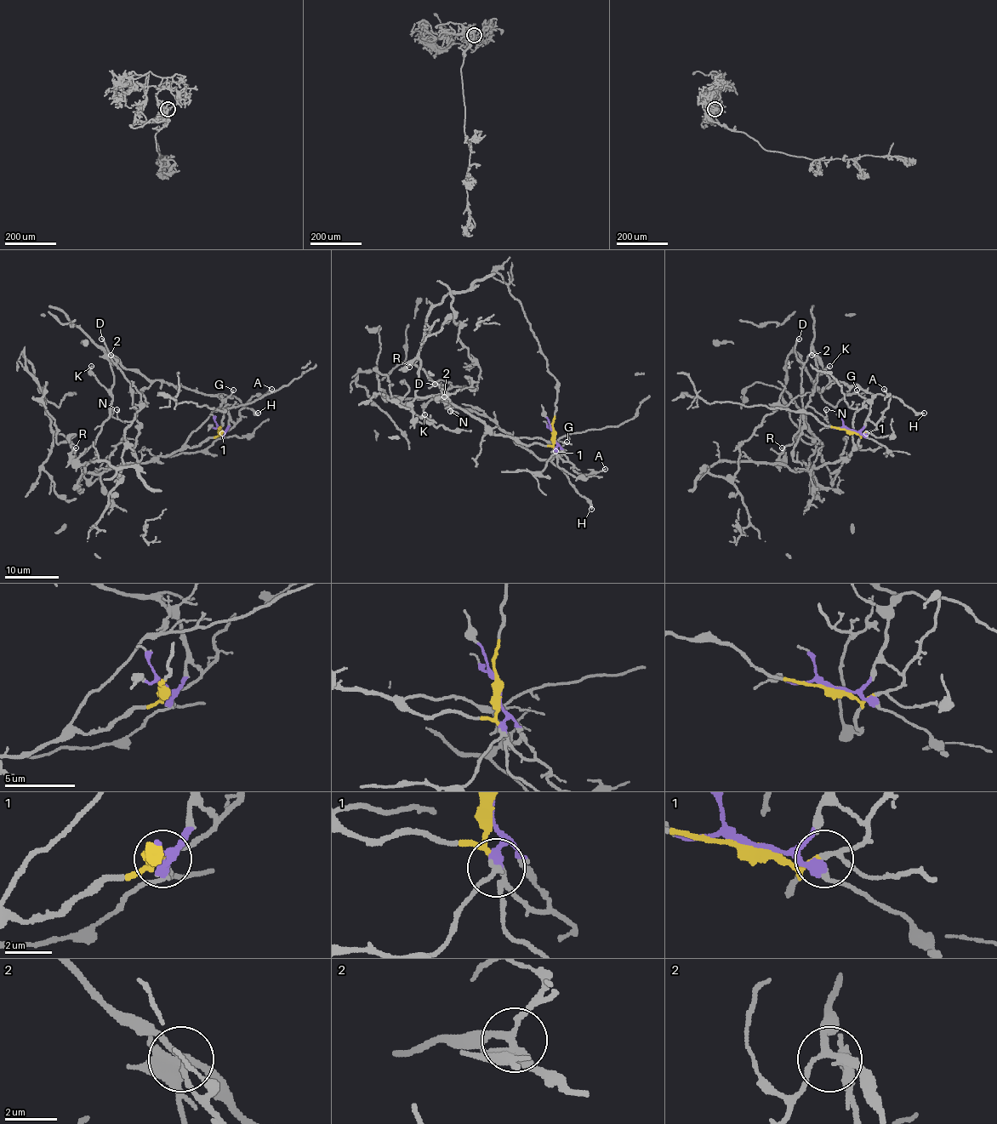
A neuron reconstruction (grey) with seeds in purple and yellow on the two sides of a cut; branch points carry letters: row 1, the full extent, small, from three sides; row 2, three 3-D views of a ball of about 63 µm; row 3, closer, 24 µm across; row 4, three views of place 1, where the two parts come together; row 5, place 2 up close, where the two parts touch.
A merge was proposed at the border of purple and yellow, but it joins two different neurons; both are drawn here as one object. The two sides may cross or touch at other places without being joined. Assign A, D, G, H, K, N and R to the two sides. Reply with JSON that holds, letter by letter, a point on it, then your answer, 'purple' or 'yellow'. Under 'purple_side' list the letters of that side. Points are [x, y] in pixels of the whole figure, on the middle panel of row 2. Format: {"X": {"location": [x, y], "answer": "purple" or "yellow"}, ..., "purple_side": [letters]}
{"A": {"location": [605, 469], "answer": "yellow"}, "D": {"location": [435, 384], "answer": "purple"}, "G": {"location": [566, 442], "answer": "purple"}, "H": {"location": [591, 509], "answer": "purple"}, "K": {"location": [424, 414], "answer": "yellow"}, "N": {"location": [450, 411], "answer": "yellow"}, "R": {"location": [409, 367], "answer": "yellow"}, "purple_side": ["D", "G", "H"]}

